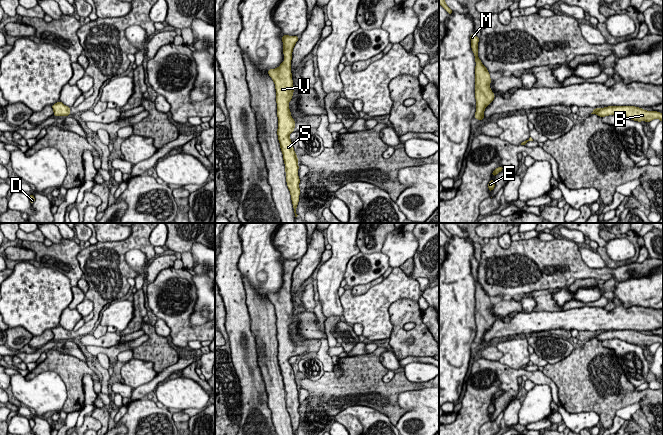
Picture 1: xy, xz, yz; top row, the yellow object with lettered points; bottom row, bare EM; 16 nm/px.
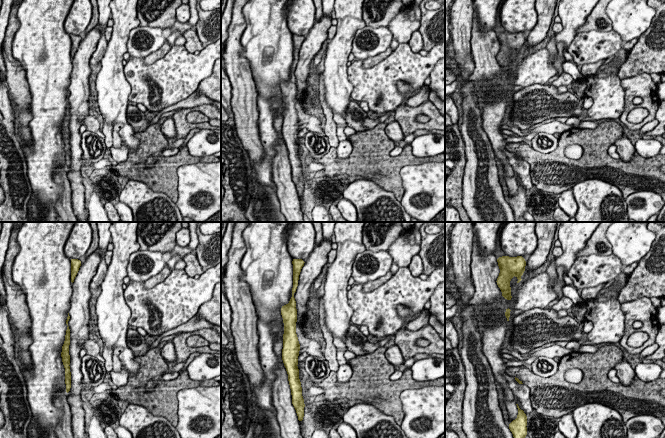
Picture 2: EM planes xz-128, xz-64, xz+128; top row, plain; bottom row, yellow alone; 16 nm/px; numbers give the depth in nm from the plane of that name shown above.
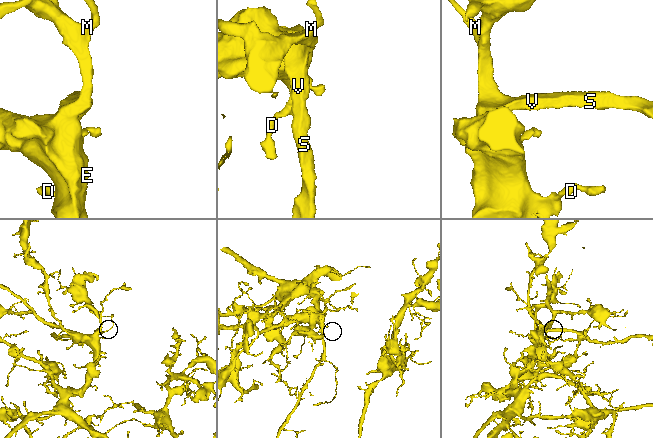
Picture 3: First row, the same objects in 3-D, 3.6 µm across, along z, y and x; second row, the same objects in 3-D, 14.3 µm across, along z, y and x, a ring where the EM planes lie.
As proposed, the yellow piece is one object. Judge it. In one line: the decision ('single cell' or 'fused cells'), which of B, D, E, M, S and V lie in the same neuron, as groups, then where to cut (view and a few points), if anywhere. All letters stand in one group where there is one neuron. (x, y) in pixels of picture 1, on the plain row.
single cell; B D E M S V; no cut

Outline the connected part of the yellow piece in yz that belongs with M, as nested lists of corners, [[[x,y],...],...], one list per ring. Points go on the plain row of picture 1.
[[[475,257],[470,260],[471,272],[475,280],[475,323],[476,337],[475,343],[483,344],[485,332],[494,324],[495,319],[490,313],[491,302],[487,292],[482,288],[478,281],[479,261]]]

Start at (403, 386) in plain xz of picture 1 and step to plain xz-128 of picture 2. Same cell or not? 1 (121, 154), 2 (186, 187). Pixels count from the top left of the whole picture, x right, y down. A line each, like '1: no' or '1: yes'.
1: no
2: no

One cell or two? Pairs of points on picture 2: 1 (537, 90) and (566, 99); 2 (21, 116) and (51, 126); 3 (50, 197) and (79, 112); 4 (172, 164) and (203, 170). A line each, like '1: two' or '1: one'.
1: one
2: two
3: two
4: two

